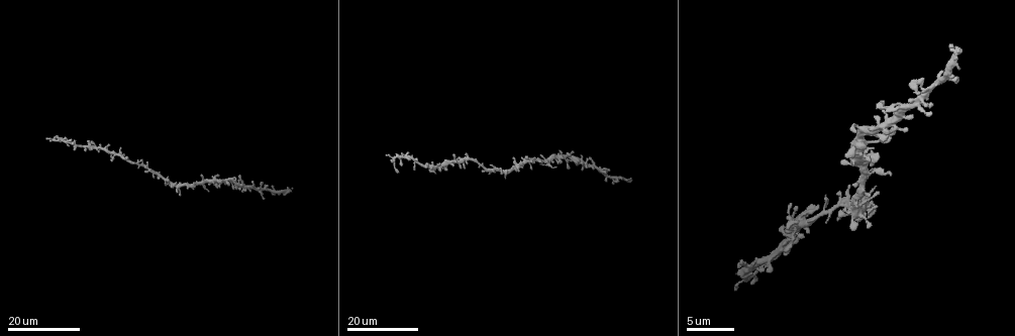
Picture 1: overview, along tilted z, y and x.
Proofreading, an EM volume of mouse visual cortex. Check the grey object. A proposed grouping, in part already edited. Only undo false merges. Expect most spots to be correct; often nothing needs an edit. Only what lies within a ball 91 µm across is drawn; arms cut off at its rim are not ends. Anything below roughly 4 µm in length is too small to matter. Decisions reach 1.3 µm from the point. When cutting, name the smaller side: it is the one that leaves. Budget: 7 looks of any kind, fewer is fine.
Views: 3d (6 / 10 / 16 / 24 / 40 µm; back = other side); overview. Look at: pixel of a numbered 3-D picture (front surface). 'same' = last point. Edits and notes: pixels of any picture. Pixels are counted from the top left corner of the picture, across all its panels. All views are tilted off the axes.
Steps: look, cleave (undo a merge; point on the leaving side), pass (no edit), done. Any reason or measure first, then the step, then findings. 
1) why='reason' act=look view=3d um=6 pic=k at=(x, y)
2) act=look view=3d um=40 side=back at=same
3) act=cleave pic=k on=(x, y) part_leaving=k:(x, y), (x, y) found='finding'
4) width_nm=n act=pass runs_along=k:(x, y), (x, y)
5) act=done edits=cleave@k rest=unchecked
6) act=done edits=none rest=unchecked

why='four arms meet' act=look view=3d um=16 pic=1 at=(54, 139)

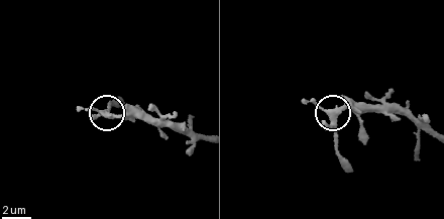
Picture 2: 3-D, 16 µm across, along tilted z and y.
act=look view=3d um=6 pic=2 at=(110, 114)

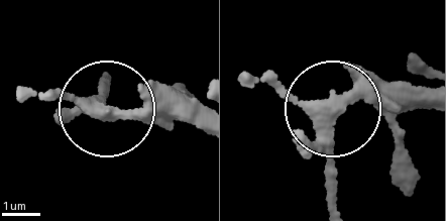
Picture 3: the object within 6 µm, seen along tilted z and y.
act=pass runs_along=3:(427, 100), (364, 90), (345, 97), (326, 140), (328, 202) found='one neuron here'

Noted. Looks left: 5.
why='thin arm on a thick one' act=look view=3d um=24 pic=1 at=(142, 166)

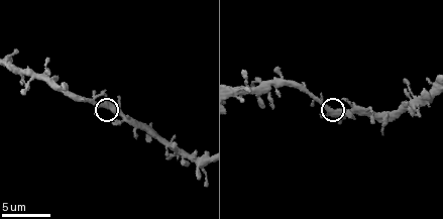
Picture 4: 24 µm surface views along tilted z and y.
why='zoom in' act=look view=3d um=6 pic=4 at=(329, 108)

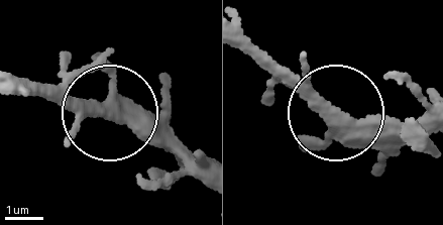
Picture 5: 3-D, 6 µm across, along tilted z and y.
width_nm=350 act=pass found='one neuron here'

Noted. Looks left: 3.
why='sudden change in width' act=look view=3d um=16 pic=1 at=(763, 258)

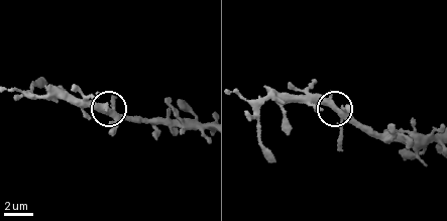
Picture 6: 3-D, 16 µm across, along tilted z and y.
why='closer look' act=look view=3d um=6 pic=6 at=(109, 113)

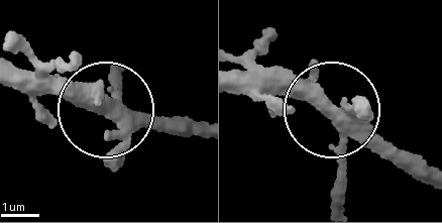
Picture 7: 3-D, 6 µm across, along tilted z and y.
act=pass runs_along=7:(198, 132), (11, 83) found='continuous, no second neuron'

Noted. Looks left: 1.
act=done edits=none rest=unchecked

